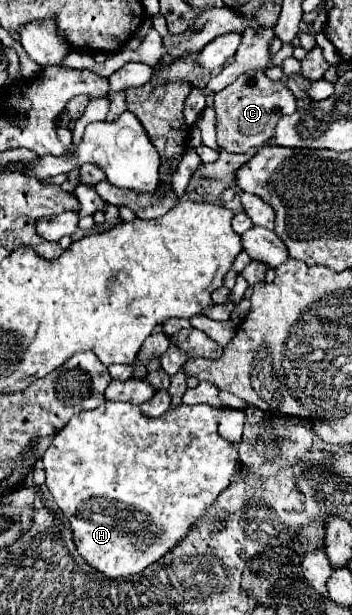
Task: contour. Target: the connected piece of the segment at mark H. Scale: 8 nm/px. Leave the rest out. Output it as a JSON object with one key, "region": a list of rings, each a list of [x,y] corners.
{"region":[[[103,403],[93,411],[83,411],[83,413],[77,413],[75,417],[71,417],[71,421],[59,433],[55,433],[55,437],[53,437],[49,449],[45,451],[45,455],[41,457],[41,461],[43,461],[45,473],[47,473],[47,487],[55,499],[57,507],[61,509],[61,513],[69,519],[73,541],[75,541],[79,555],[85,559],[87,565],[95,567],[105,577],[119,579],[119,577],[131,577],[135,573],[141,573],[145,567],[159,561],[165,553],[169,553],[175,545],[179,545],[179,541],[183,541],[187,537],[187,533],[199,523],[199,519],[215,503],[219,493],[229,487],[231,477],[235,473],[237,455],[235,455],[235,447],[217,435],[215,411],[209,405],[191,405],[191,407],[179,405],[179,409],[171,409],[155,421],[147,421],[147,417],[143,417],[139,413],[139,407],[135,407],[135,405]]]}

